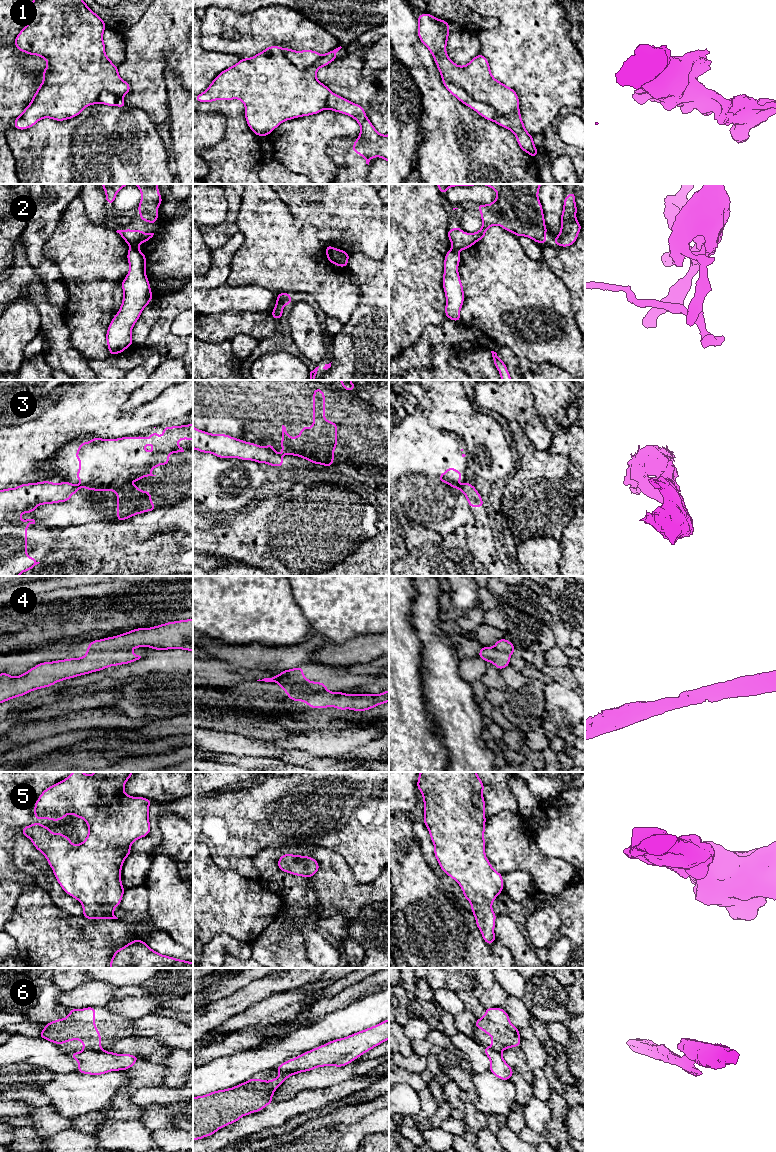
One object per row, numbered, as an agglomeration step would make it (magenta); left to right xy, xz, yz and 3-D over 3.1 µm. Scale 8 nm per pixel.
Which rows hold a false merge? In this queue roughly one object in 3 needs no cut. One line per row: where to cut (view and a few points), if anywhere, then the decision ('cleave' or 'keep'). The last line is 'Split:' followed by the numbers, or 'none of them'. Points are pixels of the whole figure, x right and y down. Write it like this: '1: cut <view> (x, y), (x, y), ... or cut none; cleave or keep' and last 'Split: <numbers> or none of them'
1: cut yz (442, 77), (488, 103), (499, 115), (509, 115), (518, 109); cleave
2: cut xy (130, 245), (136, 247); cleave
3: cut yz (462, 485), (459, 489); cleave
4: cut xy (87, 648), (90, 650), (130, 651); cleave
5: cut none; keep
6: cut xy (101, 1049), (83, 1050); cleave
Split: 1, 2, 3, 4, 6

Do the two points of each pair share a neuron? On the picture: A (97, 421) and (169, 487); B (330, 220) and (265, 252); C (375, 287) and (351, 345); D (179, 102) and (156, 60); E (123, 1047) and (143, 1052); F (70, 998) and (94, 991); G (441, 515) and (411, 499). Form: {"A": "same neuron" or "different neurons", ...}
{"A": "different neurons", "B": "different neurons", "C": "same neuron", "D": "different neurons", "E": "same neuron", "F": "same neuron", "G": "same neuron"}

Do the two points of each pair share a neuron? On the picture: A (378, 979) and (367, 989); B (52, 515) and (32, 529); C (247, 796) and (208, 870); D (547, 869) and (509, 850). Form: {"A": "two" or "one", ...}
{"A": "one", "B": "two", "C": "two", "D": "one"}

